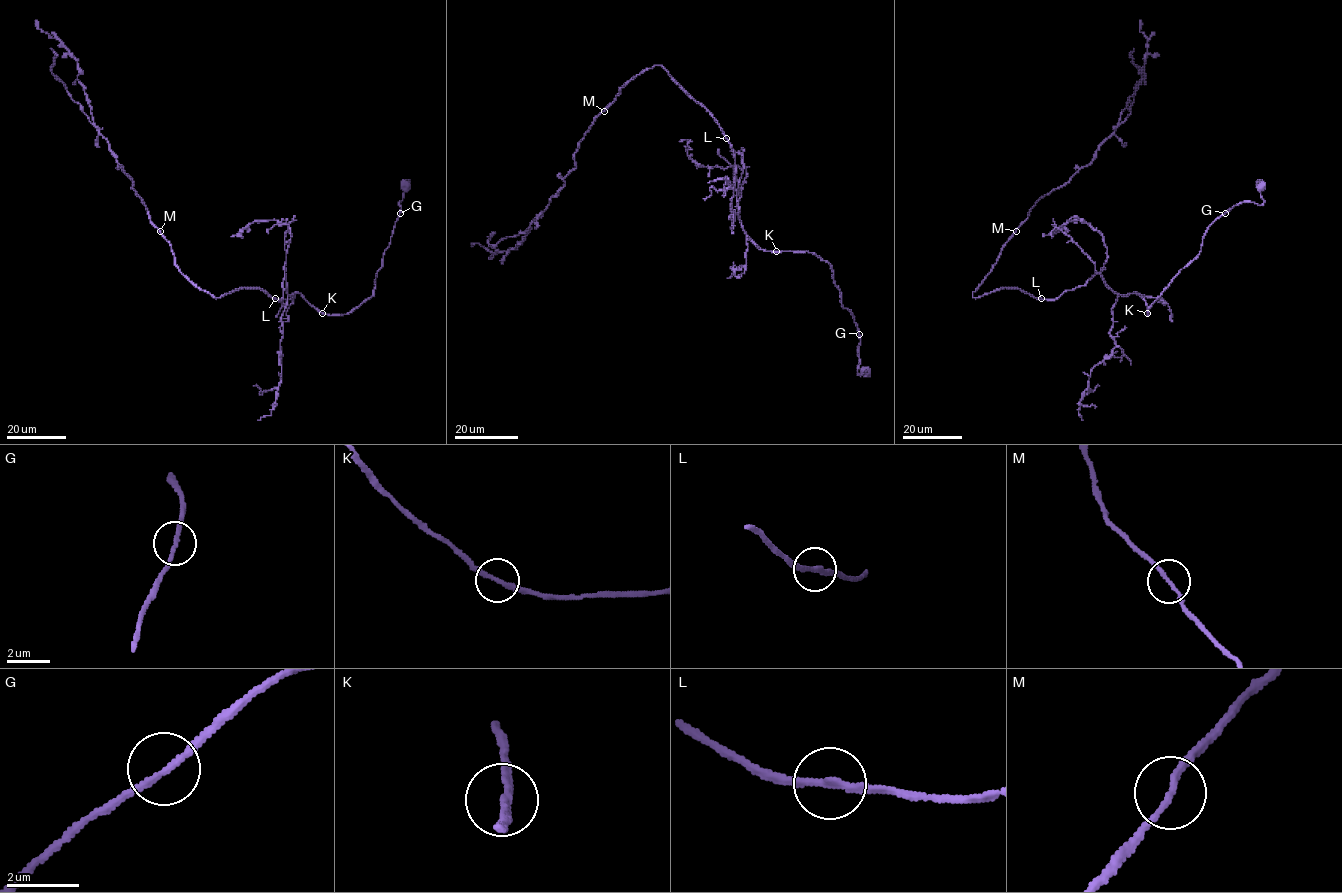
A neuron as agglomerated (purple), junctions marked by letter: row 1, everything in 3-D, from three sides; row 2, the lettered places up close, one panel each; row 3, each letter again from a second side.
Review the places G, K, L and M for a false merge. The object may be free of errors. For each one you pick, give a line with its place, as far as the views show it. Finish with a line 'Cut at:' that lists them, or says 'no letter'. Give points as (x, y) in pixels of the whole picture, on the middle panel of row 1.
Cut at: no letter

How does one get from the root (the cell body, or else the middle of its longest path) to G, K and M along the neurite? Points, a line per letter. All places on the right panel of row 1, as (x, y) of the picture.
G: (1260, 184), (1264, 201), (1262, 205), (1242, 202), (1225, 213)
K: (1260, 184), (1264, 202), (1242, 202), (1220, 216), (1203, 236), (1200, 253), (1179, 271), (1147, 313)
M: (1260, 184), (1264, 202), (1220, 216), (1147, 315), (1099, 273), (1054, 299), (974, 298), (1015, 231)

